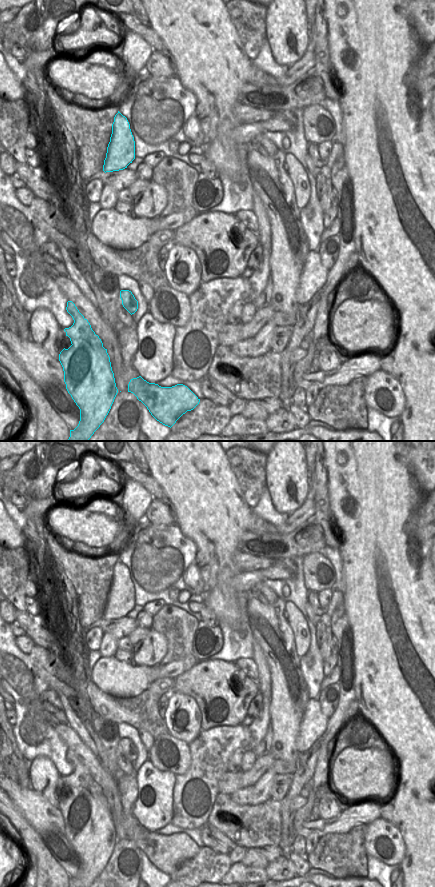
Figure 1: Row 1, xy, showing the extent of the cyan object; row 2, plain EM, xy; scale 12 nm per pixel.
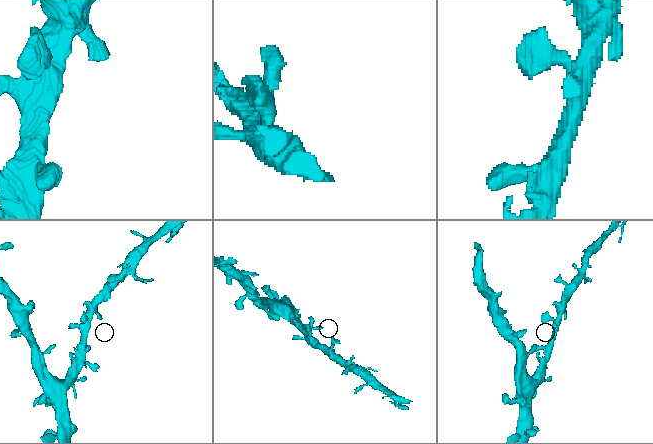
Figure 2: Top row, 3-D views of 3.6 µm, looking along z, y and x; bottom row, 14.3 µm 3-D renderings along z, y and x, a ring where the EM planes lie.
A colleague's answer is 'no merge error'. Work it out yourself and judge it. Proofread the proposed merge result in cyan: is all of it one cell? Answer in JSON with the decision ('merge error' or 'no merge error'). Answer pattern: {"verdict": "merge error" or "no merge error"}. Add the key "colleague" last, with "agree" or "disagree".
{"verdict": "no merge error", "colleague": "agree"}

